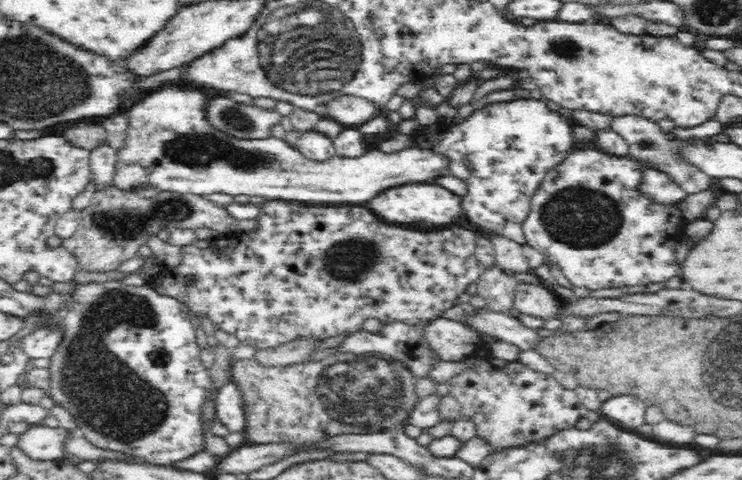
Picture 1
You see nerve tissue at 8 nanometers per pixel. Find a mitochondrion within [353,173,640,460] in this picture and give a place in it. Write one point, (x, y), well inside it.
(581, 219)

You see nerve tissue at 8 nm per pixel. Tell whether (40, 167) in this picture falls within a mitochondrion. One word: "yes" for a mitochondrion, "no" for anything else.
yes

